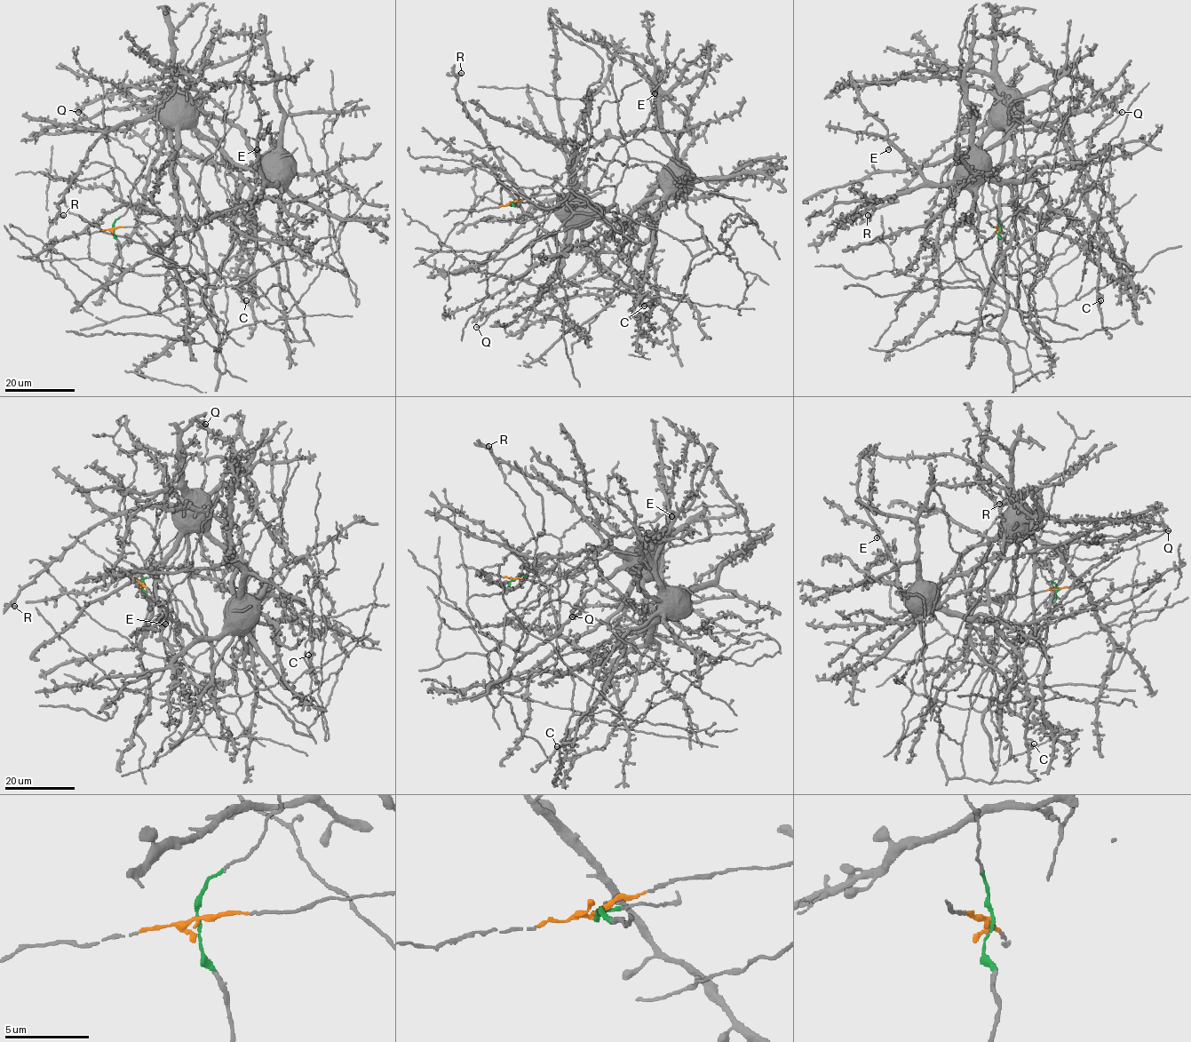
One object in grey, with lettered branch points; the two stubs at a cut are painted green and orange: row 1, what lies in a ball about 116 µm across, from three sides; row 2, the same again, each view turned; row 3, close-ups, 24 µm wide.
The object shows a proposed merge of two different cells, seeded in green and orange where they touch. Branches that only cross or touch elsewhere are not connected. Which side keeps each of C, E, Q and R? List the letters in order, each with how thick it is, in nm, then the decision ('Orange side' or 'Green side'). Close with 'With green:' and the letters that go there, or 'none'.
C: Thickness 360 nm. Green side
E: Thickness 400 nm. Orange side
Q: Thickness 110 nm. Orange side
R: Thickness 460 nm. Green side
With green: C, R

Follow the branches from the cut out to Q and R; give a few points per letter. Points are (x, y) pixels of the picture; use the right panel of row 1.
Q: (1000, 227), (988, 222), (989, 210), (982, 203), (986, 180), (1021, 155), (1052, 155), (1077, 144), (1122, 112)
R: (1000, 227), (987, 298), (1004, 310), (987, 322), (1025, 349), (1015, 373), (1004, 117), (953, 135), (867, 216)

